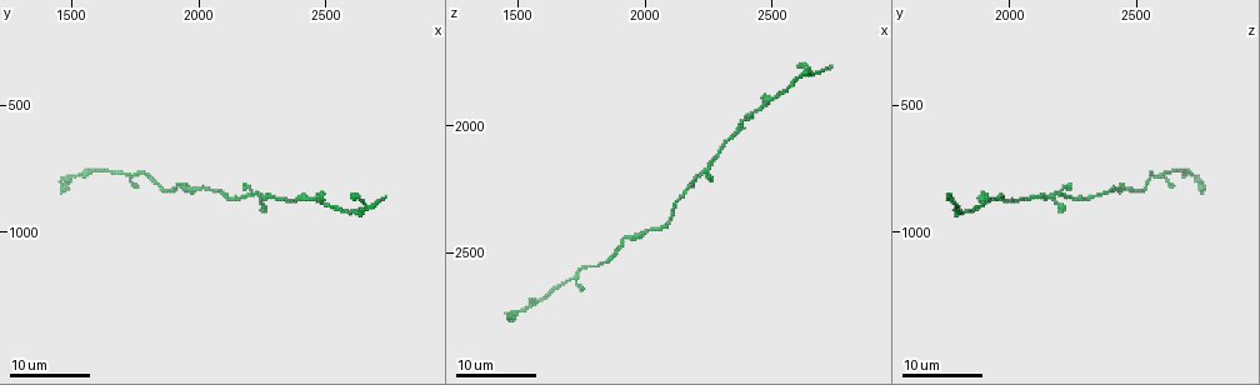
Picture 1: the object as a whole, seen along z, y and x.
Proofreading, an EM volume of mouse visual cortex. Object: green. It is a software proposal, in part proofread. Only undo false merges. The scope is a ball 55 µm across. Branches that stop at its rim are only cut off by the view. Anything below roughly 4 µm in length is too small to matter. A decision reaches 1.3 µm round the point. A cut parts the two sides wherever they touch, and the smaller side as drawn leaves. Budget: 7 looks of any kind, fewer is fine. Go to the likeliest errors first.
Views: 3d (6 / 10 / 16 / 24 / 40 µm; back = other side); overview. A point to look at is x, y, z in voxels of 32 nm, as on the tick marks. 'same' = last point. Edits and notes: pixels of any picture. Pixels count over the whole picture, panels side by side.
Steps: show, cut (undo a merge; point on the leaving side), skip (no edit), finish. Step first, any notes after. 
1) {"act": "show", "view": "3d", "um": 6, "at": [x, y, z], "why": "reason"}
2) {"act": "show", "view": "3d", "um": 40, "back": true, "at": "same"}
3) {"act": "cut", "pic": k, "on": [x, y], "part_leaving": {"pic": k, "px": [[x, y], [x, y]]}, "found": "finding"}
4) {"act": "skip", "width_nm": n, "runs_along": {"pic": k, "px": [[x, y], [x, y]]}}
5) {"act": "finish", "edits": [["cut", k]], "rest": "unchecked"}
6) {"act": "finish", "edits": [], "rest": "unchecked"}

{"act": "show", "view": "3d", "um": 24, "at": [2510, 890, 1900], "why": "calibre changes"}

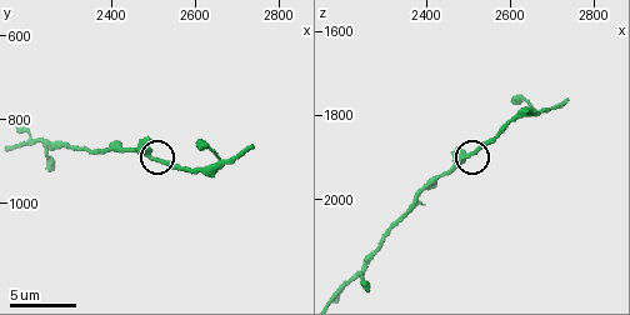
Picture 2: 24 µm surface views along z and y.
{"act": "show", "view": "3d", "um": 6, "at": [2500, 890, 1895], "why": "closer look"}

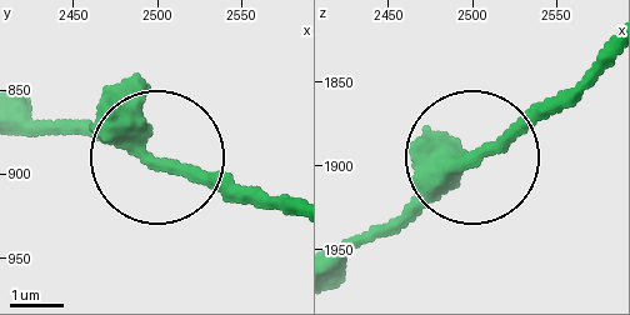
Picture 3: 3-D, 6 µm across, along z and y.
{"act": "skip", "width_nm": 290, "runs_along": {"pic": 3, "px": [[348, 256], [523, 135], [599, 59]]}, "found": "continuous, no second neuron"}

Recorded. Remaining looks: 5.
{"act": "show", "view": "3d", "um": 24, "at": [1940, 820, 2450], "why": "sudden change in width"}

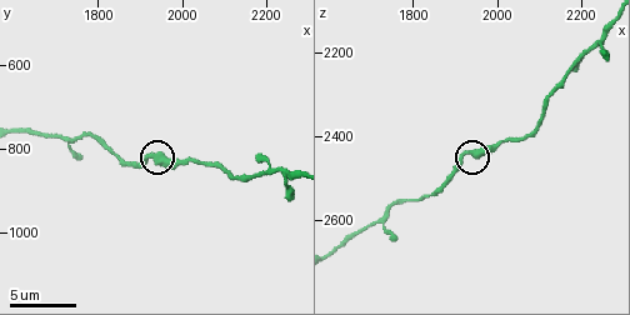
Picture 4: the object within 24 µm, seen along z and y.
{"act": "show", "view": "3d", "um": 6, "at": [1935, 830, 2440]}

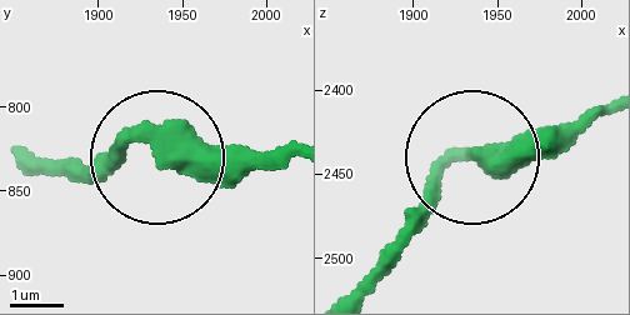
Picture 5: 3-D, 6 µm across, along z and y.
{"act": "skip", "found": "one neuron here"}

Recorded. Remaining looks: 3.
{"act": "show", "view": "3d", "um": 10, "at": [2205, 850, 2200]}

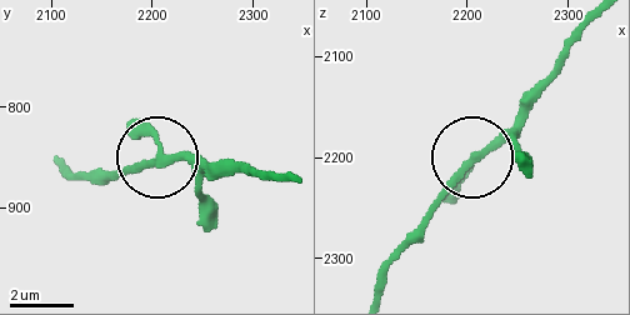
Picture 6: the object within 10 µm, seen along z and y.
{"act": "skip", "runs_along": {"pic": 6, "px": [[65, 165], [76, 173], [130, 173], [163, 158], [231, 165]]}, "found": "one neuron here"}

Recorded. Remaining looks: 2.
{"act": "show", "view": "3d", "um": 10, "at": [1770, 770, 2550], "why": "sudden change in width"}

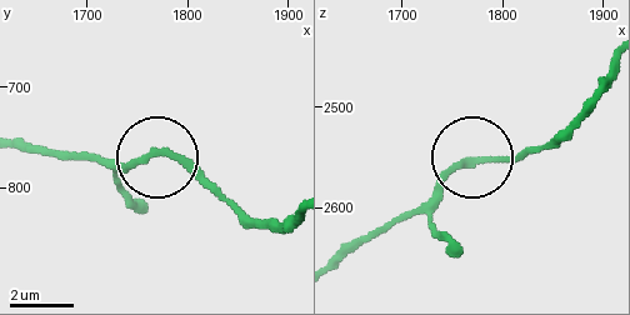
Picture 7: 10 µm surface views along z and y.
{"act": "show", "view": "3d", "um": 10, "back": true, "at": [1770, 768, 2556], "why": "other side"}

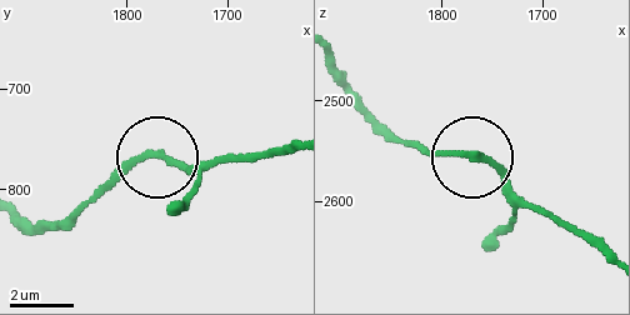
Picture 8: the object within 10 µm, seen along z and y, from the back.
{"act": "skip", "runs_along": {"pic": 8, "px": [[335, 74], [399, 139], [440, 155], [480, 158], [534, 209]]}, "found": "continuous, no second neuron"}

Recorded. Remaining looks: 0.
{"act": "finish", "edits": [], "rest": "unchecked"}

